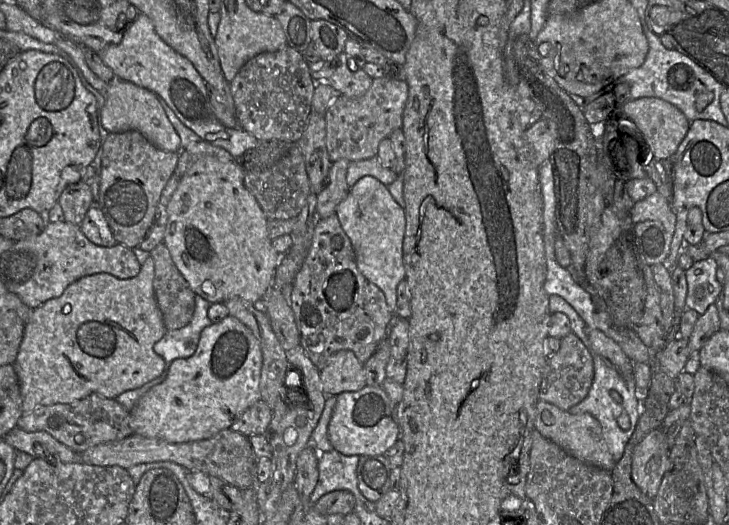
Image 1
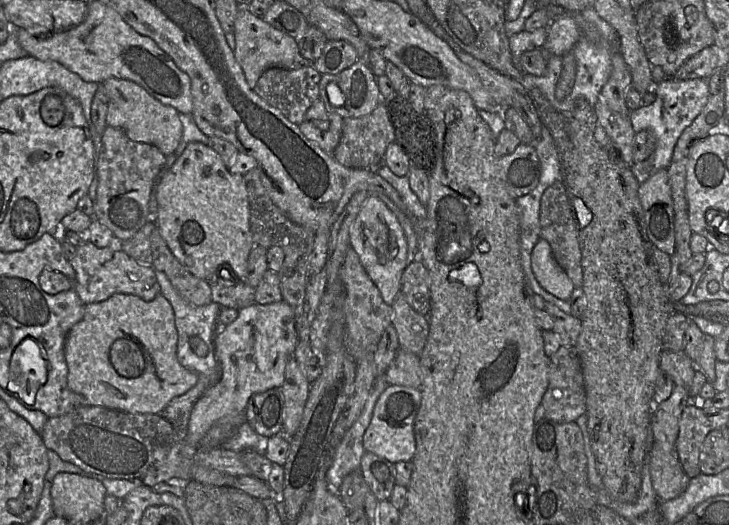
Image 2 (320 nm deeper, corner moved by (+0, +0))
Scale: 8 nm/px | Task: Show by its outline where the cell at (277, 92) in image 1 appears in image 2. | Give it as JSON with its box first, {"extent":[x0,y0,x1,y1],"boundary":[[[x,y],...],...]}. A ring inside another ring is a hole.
{"extent":[253,64,321,125],"boundary":[[[312,64],[295,70],[274,67],[262,73],[253,90],[271,107],[279,110],[290,122],[299,125],[306,111],[316,100],[320,99],[320,79],[321,74]]]}

